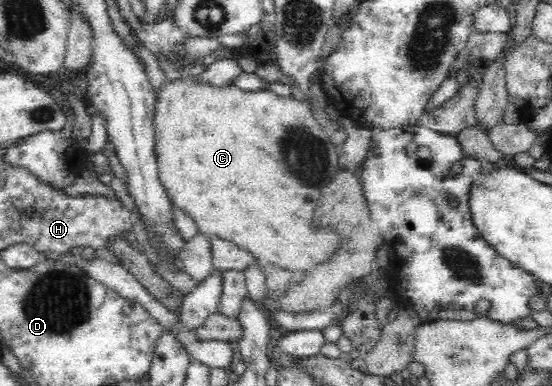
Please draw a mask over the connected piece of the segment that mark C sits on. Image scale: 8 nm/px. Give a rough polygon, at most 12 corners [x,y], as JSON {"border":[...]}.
{"border":[[156,88],[158,177],[198,232],[292,271],[338,147],[295,95]]}

